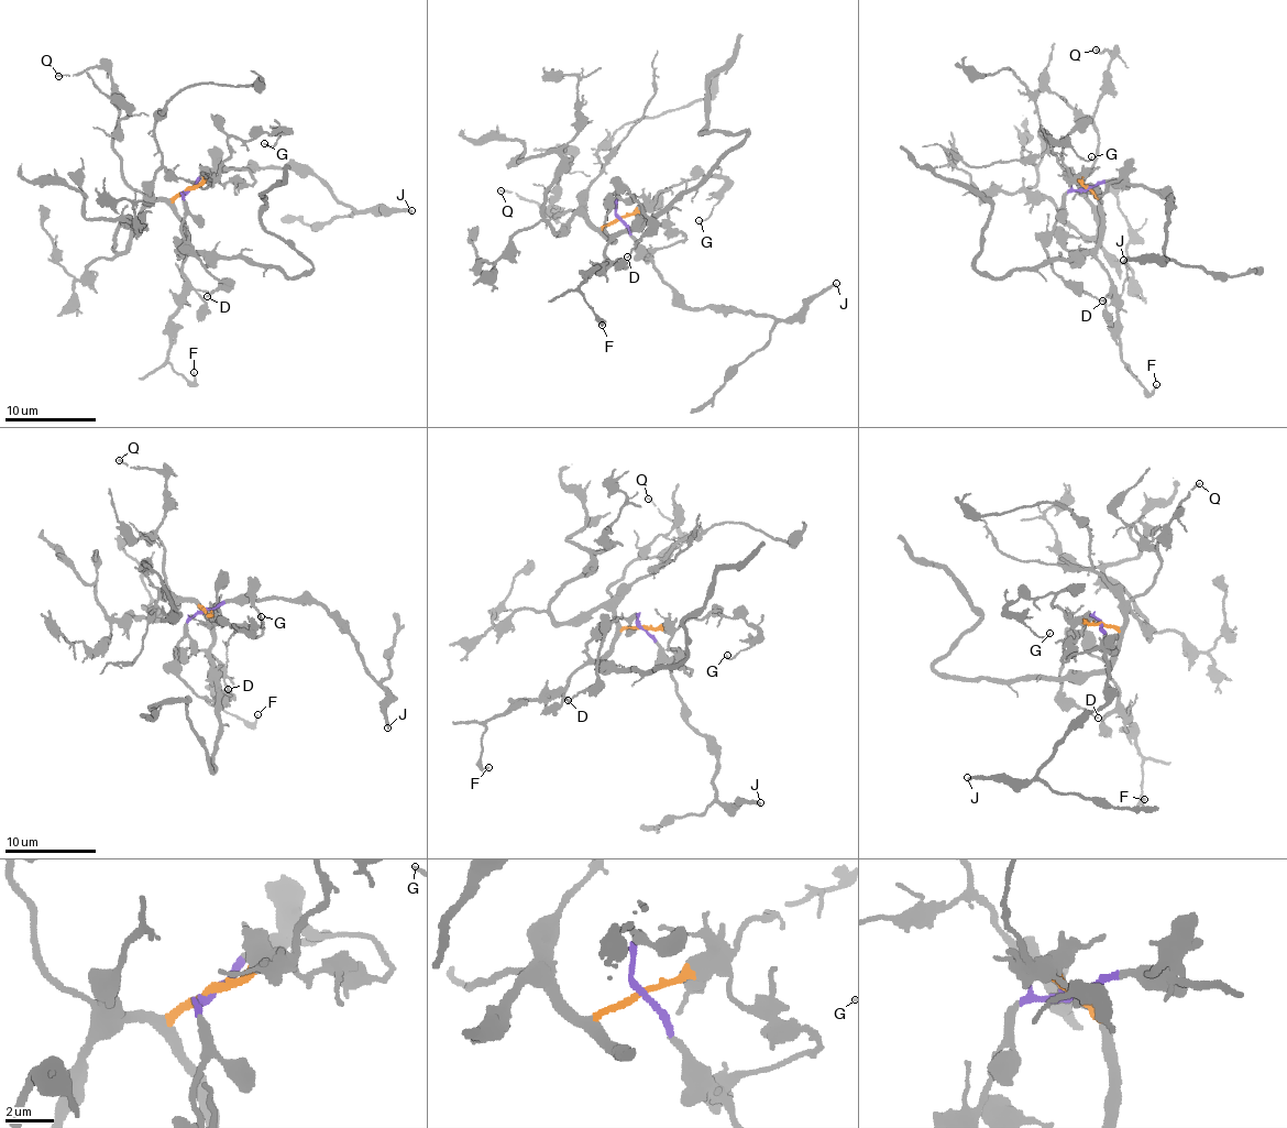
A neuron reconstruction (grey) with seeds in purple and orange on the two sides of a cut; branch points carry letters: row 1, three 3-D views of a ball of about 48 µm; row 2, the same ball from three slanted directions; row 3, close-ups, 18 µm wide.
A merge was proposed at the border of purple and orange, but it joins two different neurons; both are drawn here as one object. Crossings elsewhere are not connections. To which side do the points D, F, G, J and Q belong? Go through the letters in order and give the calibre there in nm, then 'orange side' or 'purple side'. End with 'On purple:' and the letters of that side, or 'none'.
D: 140 nm thick; purple side
F: 160 nm thick; orange side
G: 140 nm thick; orange side
J: 280 nm thick; purple side
Q: 160 nm thick; orange side
On purple: D, J

